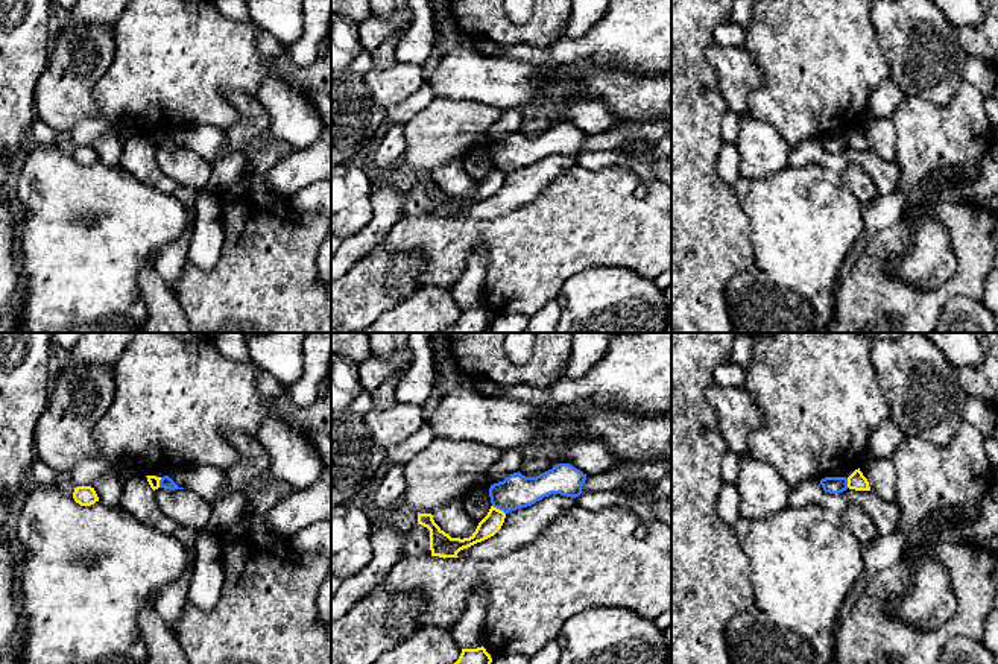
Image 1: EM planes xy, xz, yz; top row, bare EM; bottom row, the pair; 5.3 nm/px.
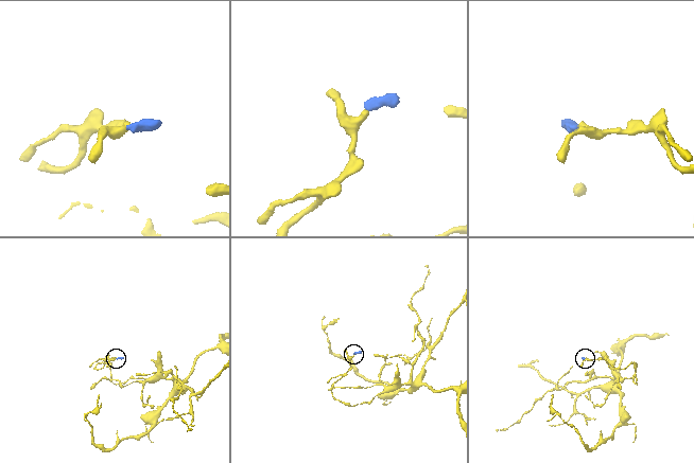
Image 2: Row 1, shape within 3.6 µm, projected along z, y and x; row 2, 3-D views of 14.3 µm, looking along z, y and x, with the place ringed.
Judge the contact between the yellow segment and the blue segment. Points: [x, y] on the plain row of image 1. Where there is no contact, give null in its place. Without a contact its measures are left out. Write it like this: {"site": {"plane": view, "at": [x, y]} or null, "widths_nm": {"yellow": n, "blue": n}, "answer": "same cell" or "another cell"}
{"site": {"plane": "xz", "at": [498, 169]}, "widths_nm": {"yellow": 100, "blue": 180}, "answer": "another cell"}

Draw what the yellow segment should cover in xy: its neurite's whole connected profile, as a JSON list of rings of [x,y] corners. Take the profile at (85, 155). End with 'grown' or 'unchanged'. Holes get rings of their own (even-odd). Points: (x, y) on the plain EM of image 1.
[[[77,146],[74,147],[73,158],[81,166],[91,166],[99,161],[99,157],[91,146]]] | unchanged

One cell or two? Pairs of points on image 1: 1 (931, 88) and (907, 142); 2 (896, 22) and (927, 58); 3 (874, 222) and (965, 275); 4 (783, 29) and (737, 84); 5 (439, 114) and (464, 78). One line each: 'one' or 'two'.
1: two
2: one
3: two
4: two
5: two

